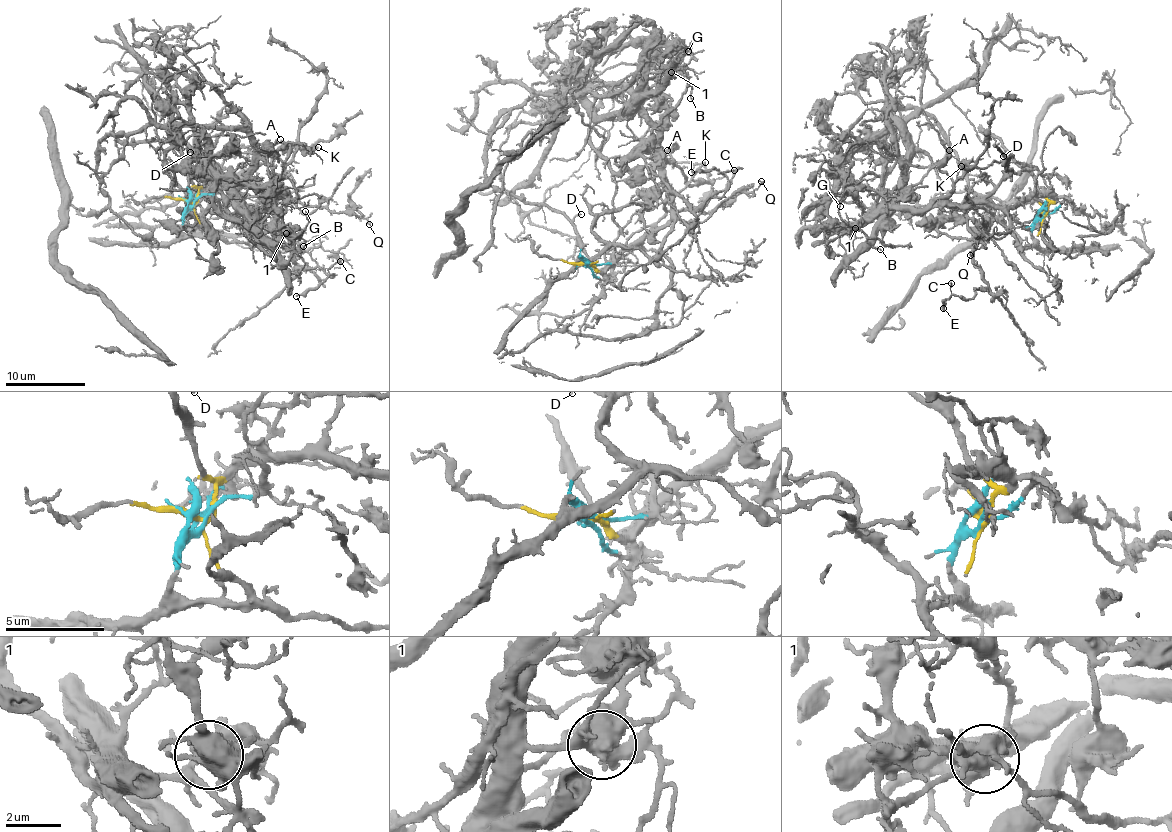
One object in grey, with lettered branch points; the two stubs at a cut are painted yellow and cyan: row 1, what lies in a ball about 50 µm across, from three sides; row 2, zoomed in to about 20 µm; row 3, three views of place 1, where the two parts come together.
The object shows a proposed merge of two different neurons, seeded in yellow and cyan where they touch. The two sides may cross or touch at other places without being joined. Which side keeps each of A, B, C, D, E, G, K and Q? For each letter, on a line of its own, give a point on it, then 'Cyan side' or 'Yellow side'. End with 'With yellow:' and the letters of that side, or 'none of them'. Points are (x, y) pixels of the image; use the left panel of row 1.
A: Place: (280, 139). Yellow side
B: Place: (303, 246). Yellow side
C: Place: (340, 261). Yellow side
D: Place: (190, 152). Yellow side
E: Place: (296, 296). Yellow side
G: Place: (305, 211). Yellow side
K: Place: (318, 147). Yellow side
Q: Place: (369, 224). Yellow side
With yellow: A, B, C, D, E, G, K, Q

